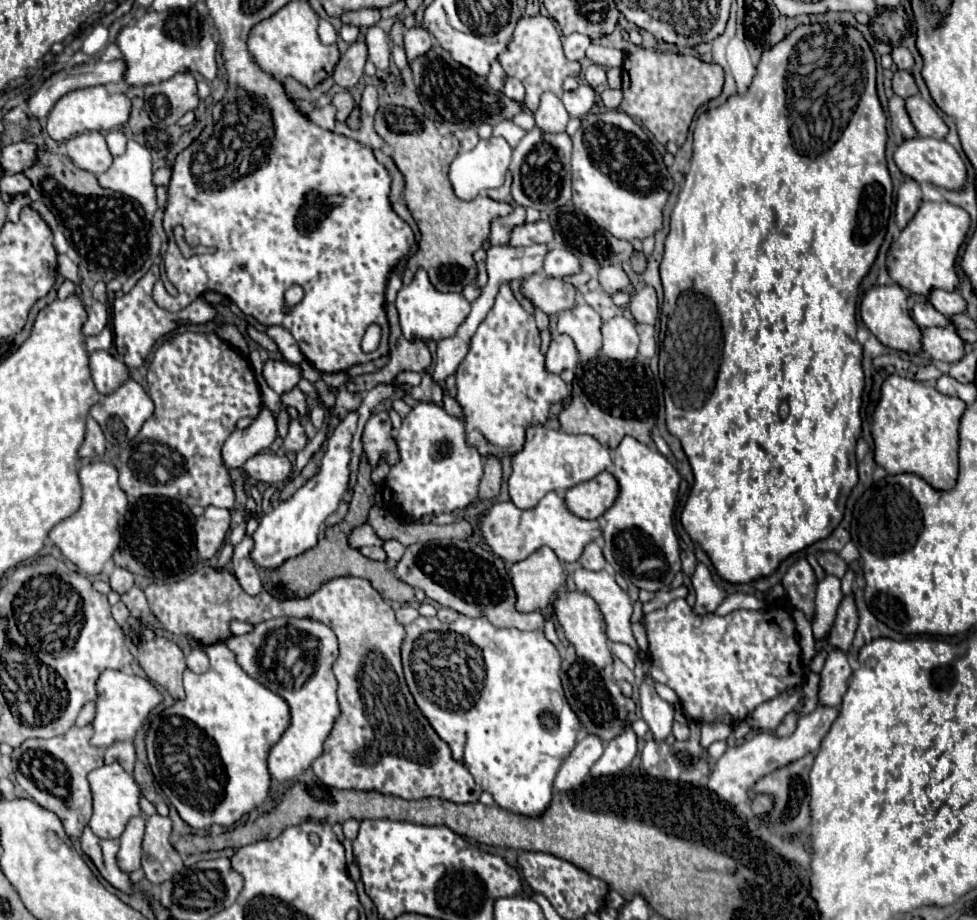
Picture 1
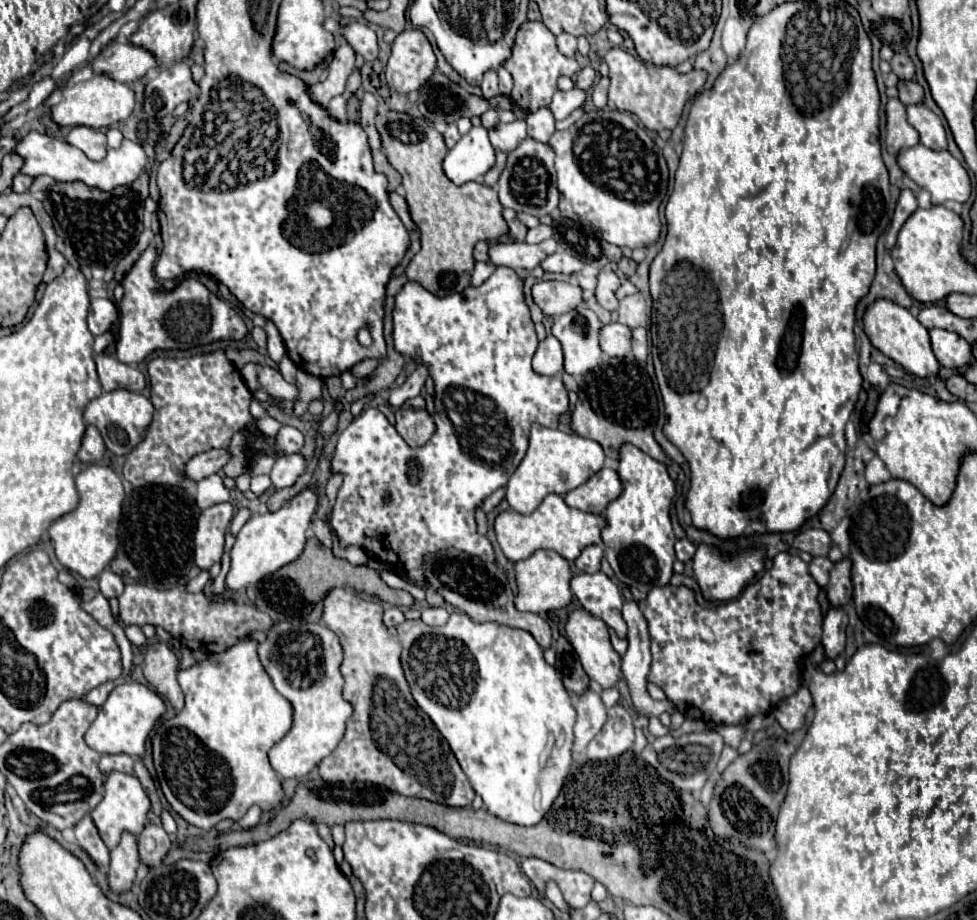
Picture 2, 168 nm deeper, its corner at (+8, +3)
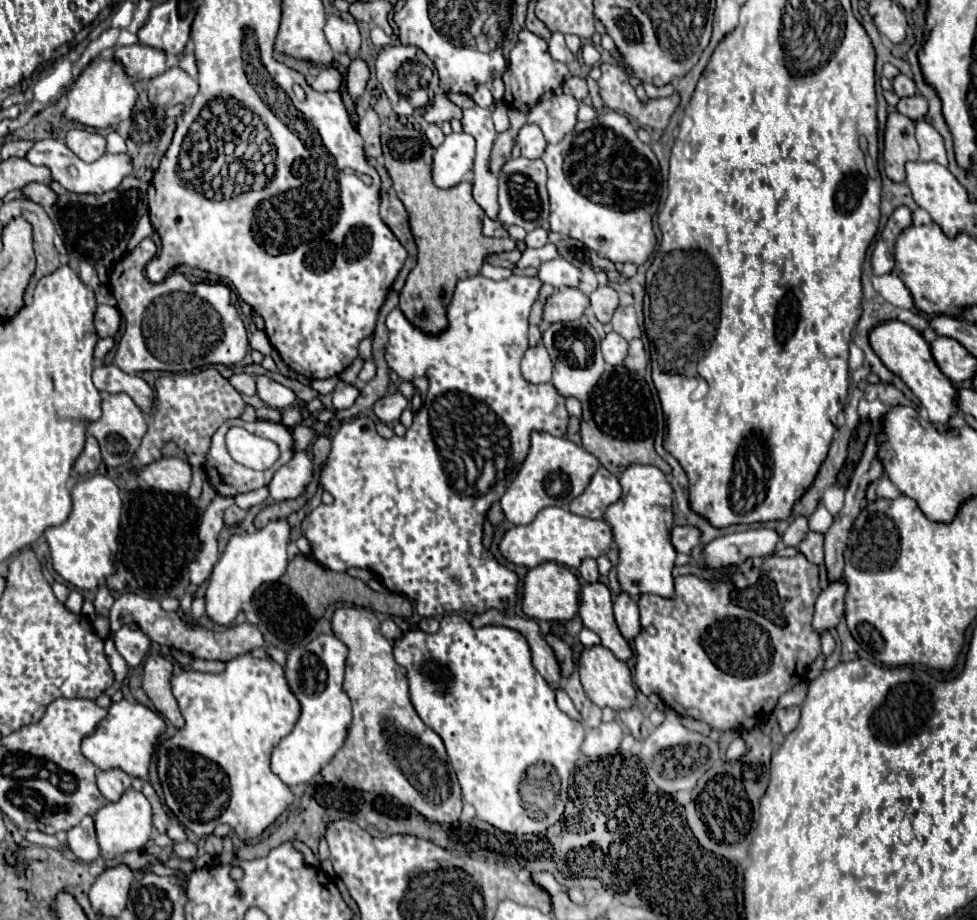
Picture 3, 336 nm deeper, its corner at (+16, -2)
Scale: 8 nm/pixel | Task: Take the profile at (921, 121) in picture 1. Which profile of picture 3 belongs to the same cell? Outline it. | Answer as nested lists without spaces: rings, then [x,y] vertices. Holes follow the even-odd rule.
[[[916,122],[916,140],[920,144],[920,162],[940,162],[942,166],[948,166],[946,160],[946,148],[942,136],[934,130],[932,124]]]

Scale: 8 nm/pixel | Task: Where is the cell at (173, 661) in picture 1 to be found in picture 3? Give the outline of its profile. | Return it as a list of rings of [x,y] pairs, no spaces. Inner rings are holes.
[[[148,654],[146,662],[144,662],[144,680],[142,680],[142,688],[148,694],[148,698],[152,700],[154,708],[172,722],[172,726],[182,728],[184,726],[184,718],[178,710],[176,698],[170,690],[170,678],[172,678],[172,662],[166,660],[160,654]]]

